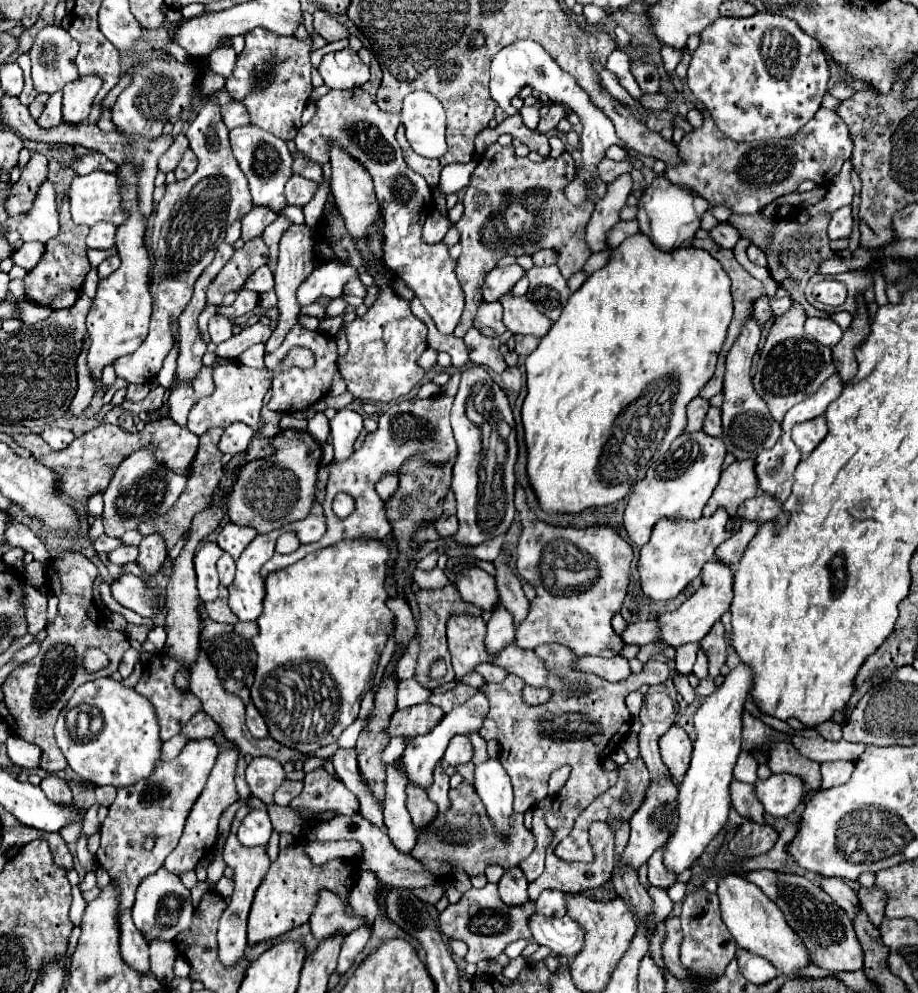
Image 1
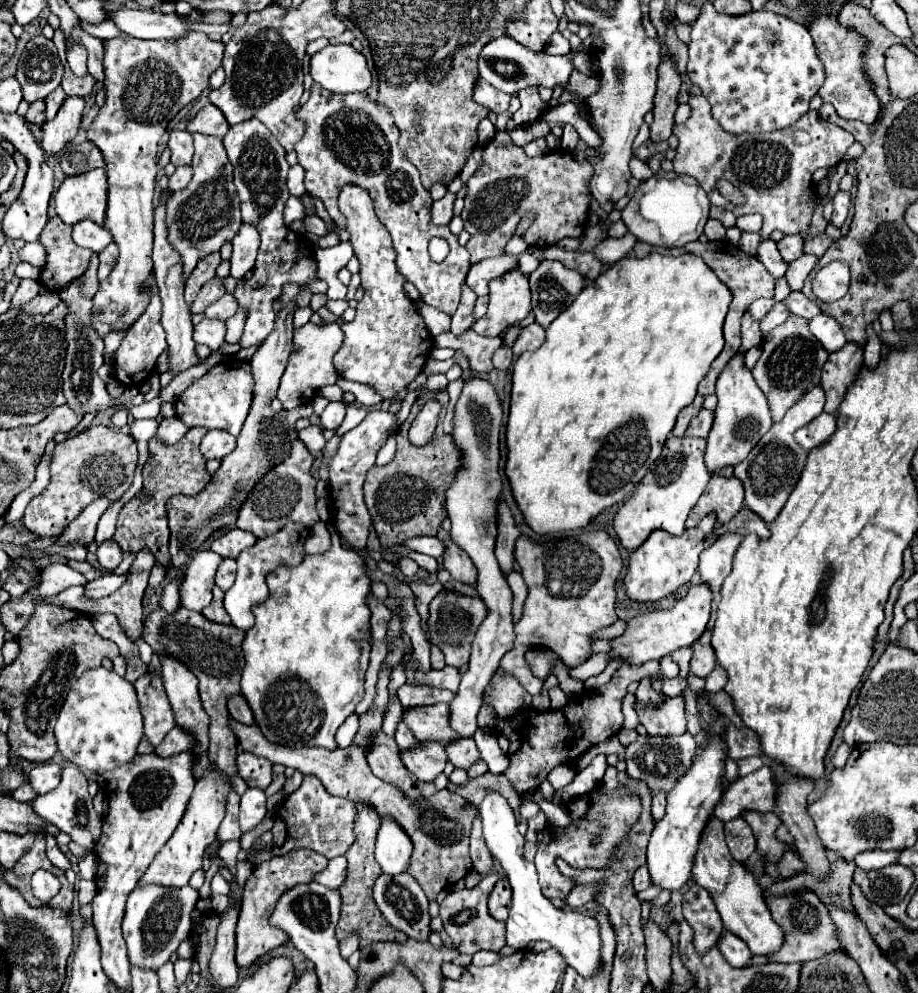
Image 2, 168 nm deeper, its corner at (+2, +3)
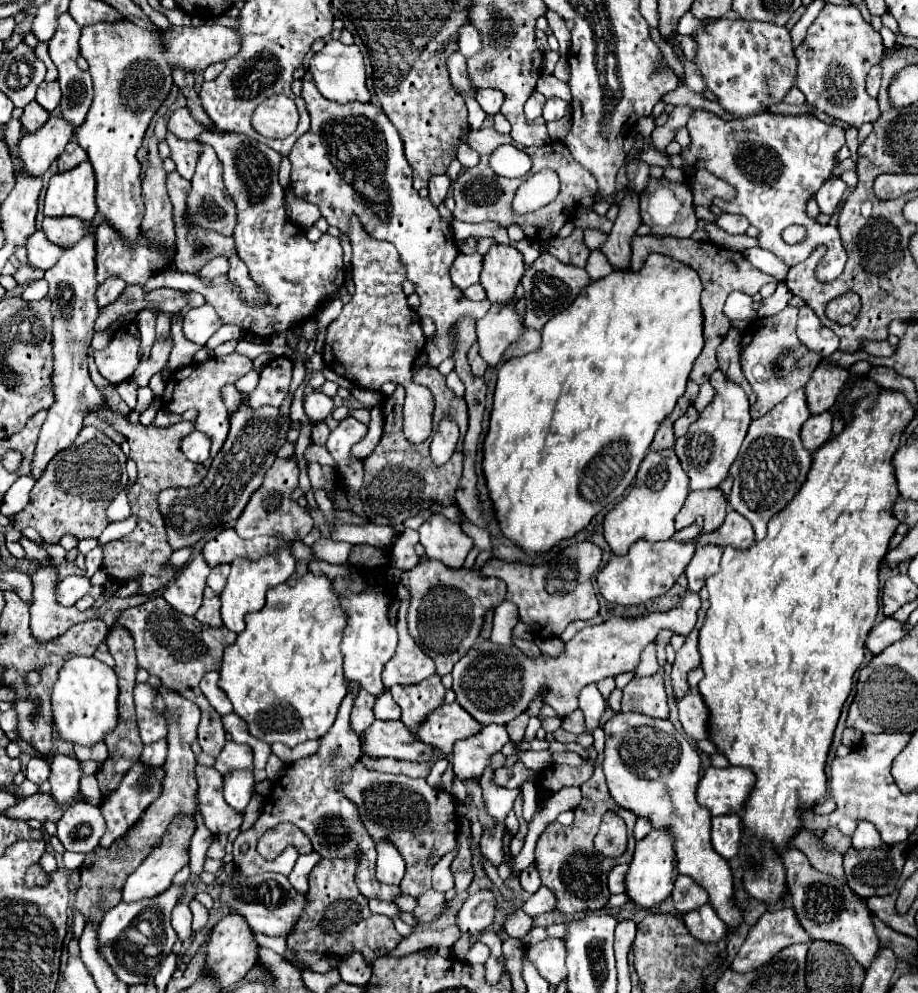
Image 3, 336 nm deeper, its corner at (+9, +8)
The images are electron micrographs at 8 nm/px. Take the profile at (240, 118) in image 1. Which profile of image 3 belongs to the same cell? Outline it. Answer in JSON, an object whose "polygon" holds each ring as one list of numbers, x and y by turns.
{"polygon":[[184,107,184,109,176,109,172,113,172,117,168,119,168,125,166,125,168,133,174,133,178,139,184,139,184,141,192,141,198,137,198,133,204,133,206,129,196,123,190,115,190,111]]}

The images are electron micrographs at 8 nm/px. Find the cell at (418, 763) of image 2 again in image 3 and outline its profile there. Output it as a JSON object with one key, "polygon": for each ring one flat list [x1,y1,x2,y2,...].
{"polygon":[[374,721,362,735,362,751,370,757,428,761,436,749,414,739,402,721]]}

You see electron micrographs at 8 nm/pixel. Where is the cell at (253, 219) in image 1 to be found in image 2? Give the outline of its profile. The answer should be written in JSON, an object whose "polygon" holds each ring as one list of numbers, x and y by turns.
{"polygon":[[241,224,237,236,233,238,233,256,231,256,231,276,241,280,247,272,253,270,259,250,259,232,253,224]]}

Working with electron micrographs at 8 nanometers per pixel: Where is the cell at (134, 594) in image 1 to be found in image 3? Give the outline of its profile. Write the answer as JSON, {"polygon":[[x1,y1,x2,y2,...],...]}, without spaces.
{"polygon":[[84,575,66,577,66,579,58,581,58,585,56,585,56,601,64,607,70,607,84,595,92,595,94,599,98,599,102,595,102,591,104,591,104,587,92,587,90,579]]}

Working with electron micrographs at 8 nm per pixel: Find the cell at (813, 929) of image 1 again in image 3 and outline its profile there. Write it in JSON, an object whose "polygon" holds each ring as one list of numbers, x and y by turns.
{"polygon":[[786,905,782,911,776,913,764,913,758,923,750,929,744,945,740,947,740,951,736,953,734,961,732,961,732,971,736,973,748,973,764,963,768,963,778,951,782,951,782,947,788,947,790,943,810,943,810,935,806,935,806,931,802,931,802,925,796,919,796,913,792,909,792,905]]}

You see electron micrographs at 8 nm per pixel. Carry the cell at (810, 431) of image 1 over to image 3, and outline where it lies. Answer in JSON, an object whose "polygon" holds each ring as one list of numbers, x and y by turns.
{"polygon":[[820,413,812,415,804,425,802,425,802,443,808,451,820,449,832,435,832,413]]}

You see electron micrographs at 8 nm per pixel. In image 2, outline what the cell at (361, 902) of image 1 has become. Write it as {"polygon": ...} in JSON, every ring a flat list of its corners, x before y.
{"polygon":[[349,932,345,940,341,940,341,956,349,958,355,950,359,950,359,934,357,932]]}

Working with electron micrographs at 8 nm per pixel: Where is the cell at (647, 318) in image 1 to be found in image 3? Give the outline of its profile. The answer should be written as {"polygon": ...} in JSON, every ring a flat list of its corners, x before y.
{"polygon":[[650,255,650,259,646,261,646,267,642,267,642,271,638,273,626,271,626,275,618,275,618,271,612,271,608,277,596,283,592,281,590,287,586,287,586,291,582,291,582,295,578,295,578,299,568,307,568,311,554,315,554,319,546,323,546,327,542,329,542,347,538,351,532,351,524,357,510,359,500,367,498,383,494,391,494,405,490,411,490,425,482,445,482,471,486,477,486,487,490,493,496,521,502,529,502,535,508,537,514,545,518,545,526,555,534,557,534,555,548,553,560,541,572,539,576,533,588,527,588,523,596,513,600,513,612,501,622,497,626,489,634,483,638,465,644,459,654,439,654,433,658,431,664,417,674,409,676,401,682,397,694,359,700,355,704,347,704,335,702,335,704,317,700,307,700,293,702,293,702,283,690,267,674,259,666,259,664,255]]}

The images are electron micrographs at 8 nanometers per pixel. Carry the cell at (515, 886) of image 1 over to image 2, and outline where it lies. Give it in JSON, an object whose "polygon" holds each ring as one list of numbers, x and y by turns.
{"polygon":[[503,878,495,884,495,888,489,896,489,912,497,920,505,922,507,916,509,916,509,904,511,904,511,886,509,886,507,878]]}

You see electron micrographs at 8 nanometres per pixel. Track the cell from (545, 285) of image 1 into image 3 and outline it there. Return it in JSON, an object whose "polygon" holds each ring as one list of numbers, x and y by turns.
{"polygon":[[542,253,534,265,524,273,522,277,522,285,524,285,524,299,526,299,526,319,524,325,528,329,536,329,542,331,542,327,560,311,564,311,566,307,570,307,570,303,578,297,578,293,590,283,590,277,586,273,586,269,574,267,574,265,566,265,560,263,556,257,552,257,550,253]]}

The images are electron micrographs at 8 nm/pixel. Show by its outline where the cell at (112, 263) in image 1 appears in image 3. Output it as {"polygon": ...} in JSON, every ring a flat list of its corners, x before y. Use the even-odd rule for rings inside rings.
{"polygon":[[108,221,98,225,98,229,96,229,96,267,98,267,96,279,98,279,98,283,104,283,108,277,116,275,130,285,134,285,134,283,144,285,152,275,166,269,170,259,172,259,172,249,168,249,168,247,154,249,152,243,146,239,144,231,136,239,136,243,134,241,128,243,128,239,122,239,122,235],[152,267,154,267,154,271,152,271]]}

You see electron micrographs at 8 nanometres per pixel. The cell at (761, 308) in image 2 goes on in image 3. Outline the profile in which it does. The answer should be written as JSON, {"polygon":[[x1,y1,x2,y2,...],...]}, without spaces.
{"polygon":[[734,291,724,303,724,315,728,319,754,319,756,311,752,309,752,297,746,293]]}

